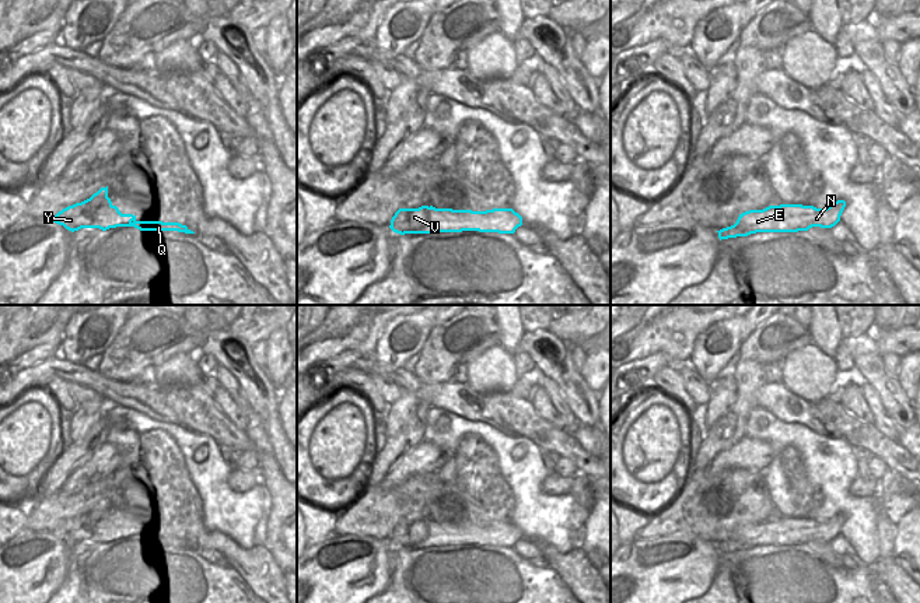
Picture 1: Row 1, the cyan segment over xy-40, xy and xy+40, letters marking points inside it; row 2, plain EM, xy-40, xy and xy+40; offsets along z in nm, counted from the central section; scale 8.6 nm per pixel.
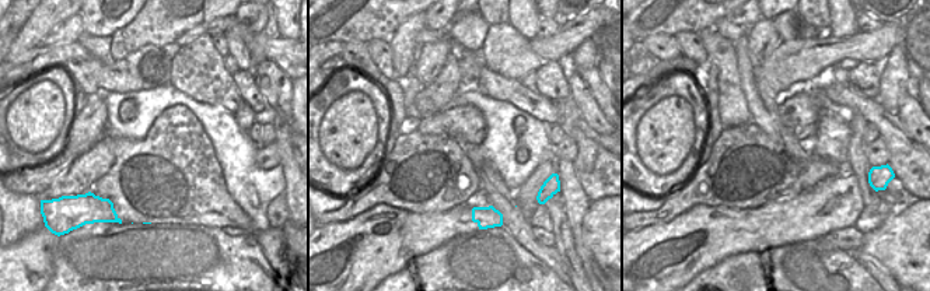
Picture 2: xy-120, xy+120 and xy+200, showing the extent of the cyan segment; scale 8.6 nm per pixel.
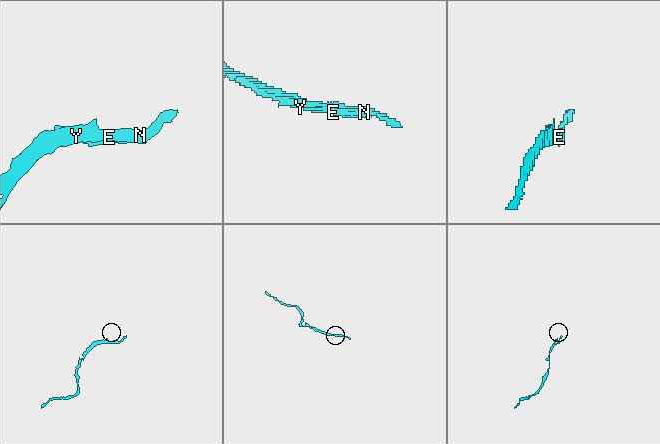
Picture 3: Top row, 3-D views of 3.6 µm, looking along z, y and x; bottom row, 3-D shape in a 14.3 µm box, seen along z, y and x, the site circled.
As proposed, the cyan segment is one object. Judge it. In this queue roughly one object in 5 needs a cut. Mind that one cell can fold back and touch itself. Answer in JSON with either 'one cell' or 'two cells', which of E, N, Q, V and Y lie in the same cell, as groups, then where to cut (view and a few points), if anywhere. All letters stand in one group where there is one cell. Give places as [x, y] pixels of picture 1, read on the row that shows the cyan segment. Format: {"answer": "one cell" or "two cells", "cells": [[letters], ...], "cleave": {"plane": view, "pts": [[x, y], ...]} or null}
{"answer": "one cell", "cells": [["E", "N", "Q", "V", "Y"]], "cleave": null}

